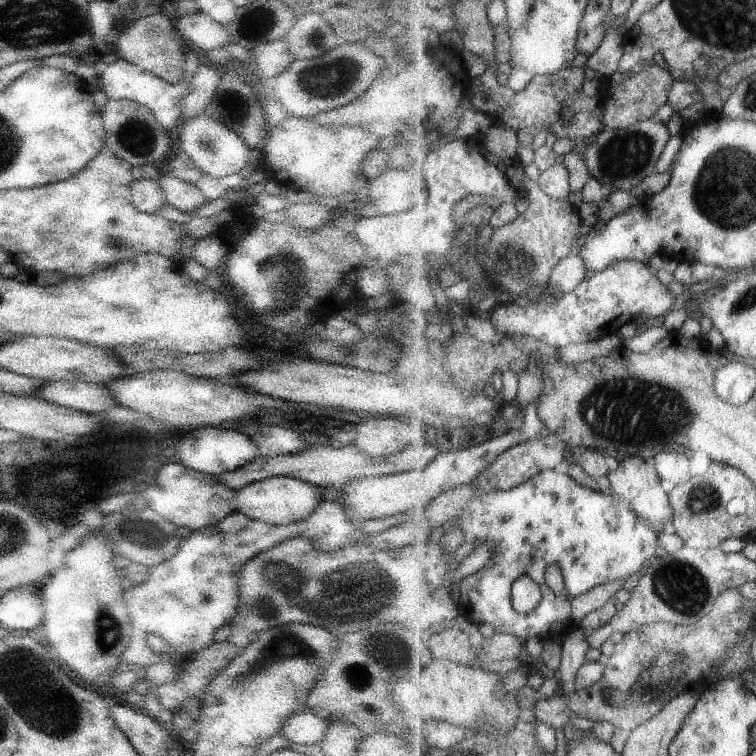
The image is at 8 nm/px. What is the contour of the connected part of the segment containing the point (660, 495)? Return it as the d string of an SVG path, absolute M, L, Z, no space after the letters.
M640 455L621 458L619 467L612 469L608 476L612 490L622 499L630 501L633 509L644 520L650 522L658 534L672 530L672 522L675 517L675 510L671 503L670 493L662 486L662 477L658 474L656 467L648 470L647 458Z

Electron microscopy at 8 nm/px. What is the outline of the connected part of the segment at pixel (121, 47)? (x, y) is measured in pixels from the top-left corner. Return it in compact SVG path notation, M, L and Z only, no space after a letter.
M162 13L138 17L127 29L118 35L116 48L119 57L152 72L169 83L178 84L183 77L185 67L184 49L188 46L181 34L175 30Z

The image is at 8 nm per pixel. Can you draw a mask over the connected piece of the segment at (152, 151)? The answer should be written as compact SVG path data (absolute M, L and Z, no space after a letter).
M110 99L100 116L105 130L105 144L120 160L138 170L148 162L152 164L166 158L170 150L170 136L146 106L128 99Z

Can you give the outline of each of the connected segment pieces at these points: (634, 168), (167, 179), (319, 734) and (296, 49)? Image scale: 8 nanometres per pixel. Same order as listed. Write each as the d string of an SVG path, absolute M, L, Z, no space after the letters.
M654 118L630 125L625 129L613 131L607 127L589 138L578 137L572 140L575 142L572 152L575 151L583 156L591 176L600 180L606 190L629 192L638 184L642 184L648 176L656 174L658 161L672 137L667 123Z
M172 174L159 175L156 180L164 193L166 202L178 209L185 219L192 218L191 212L200 210L206 202L210 202L194 183L183 181Z
M305 708L288 719L282 734L292 743L320 745L328 731L329 722Z
M318 13L296 19L284 38L297 59L313 59L340 44L339 36Z

